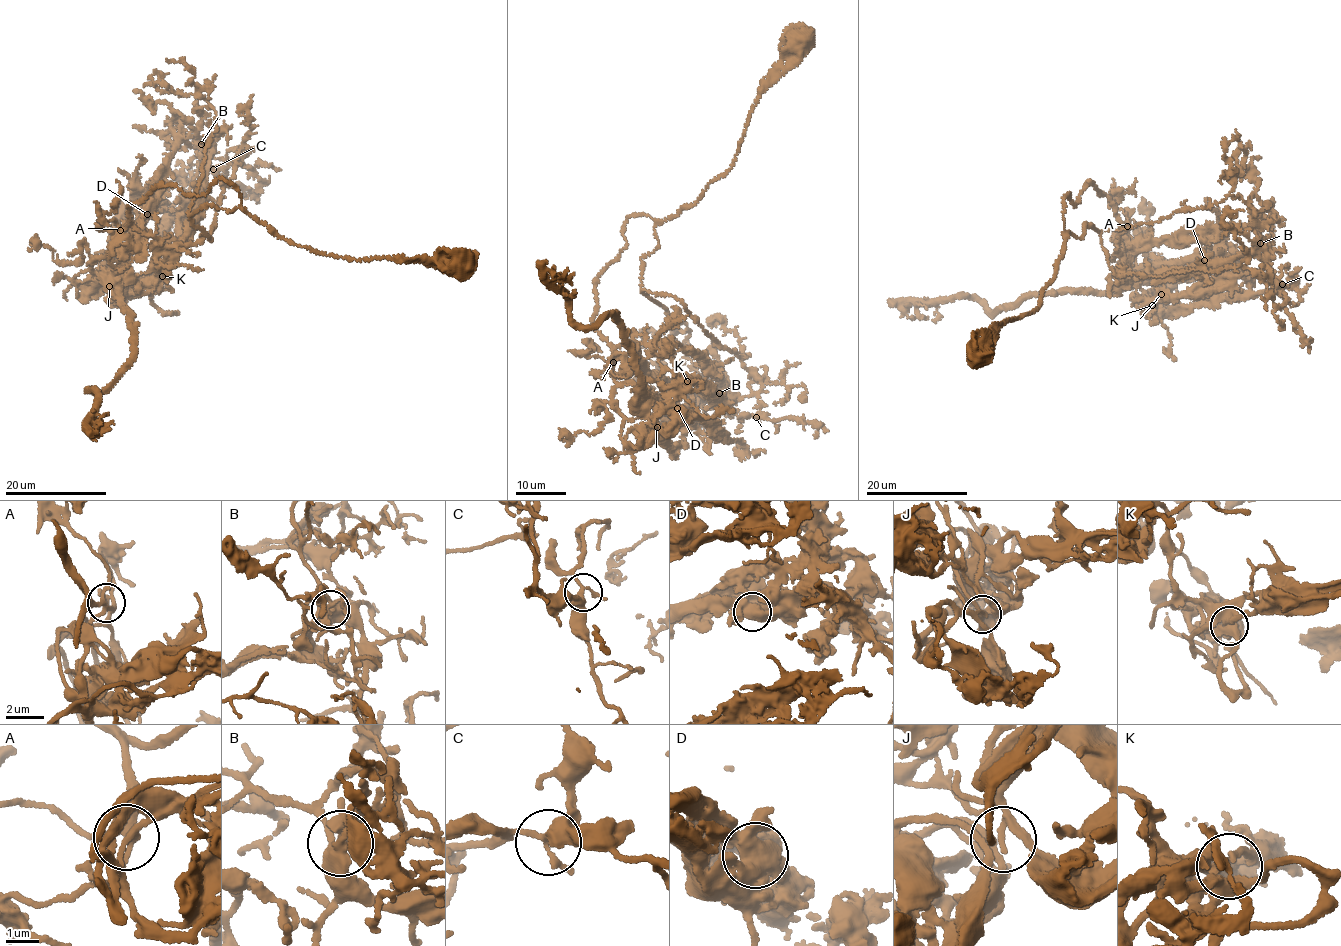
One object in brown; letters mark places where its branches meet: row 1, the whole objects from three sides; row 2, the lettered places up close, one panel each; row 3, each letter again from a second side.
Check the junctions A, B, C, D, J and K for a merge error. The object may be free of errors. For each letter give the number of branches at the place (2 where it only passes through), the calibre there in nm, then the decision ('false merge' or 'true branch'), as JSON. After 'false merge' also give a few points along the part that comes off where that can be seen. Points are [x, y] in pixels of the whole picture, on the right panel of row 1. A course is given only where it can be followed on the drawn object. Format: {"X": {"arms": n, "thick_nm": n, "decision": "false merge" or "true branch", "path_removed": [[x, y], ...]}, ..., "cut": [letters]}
{"A": {"arms": 4, "thick_nm": 220, "decision": "true branch"}, "B": {"arms": 4, "thick_nm": 400, "decision": "true branch"}, "C": {"arms": 4, "thick_nm": 360, "decision": "true branch"}, "D": {"arms": 5, "thick_nm": 650, "decision": "false merge", "path_removed": [[1203, 260], [1169, 261], [1111, 292], [1036, 295], [991, 313], [976, 299], [944, 297], [901, 305], [908, 315]]}, "J": {"arms": 4, "thick_nm": 140, "decision": "true branch"}, "K": {"arms": 4, "thick_nm": 320, "decision": "true branch"}, "cut": ["D"]}

